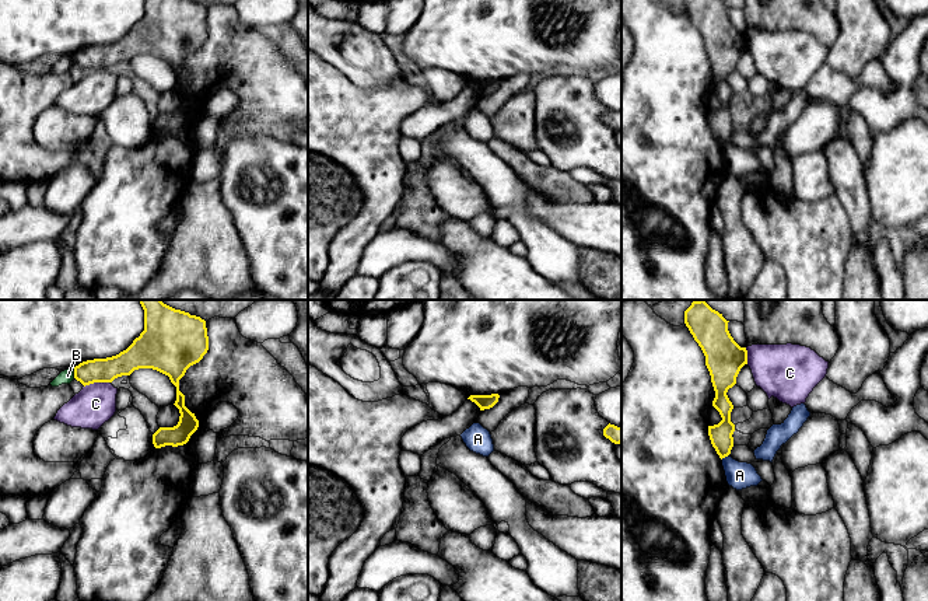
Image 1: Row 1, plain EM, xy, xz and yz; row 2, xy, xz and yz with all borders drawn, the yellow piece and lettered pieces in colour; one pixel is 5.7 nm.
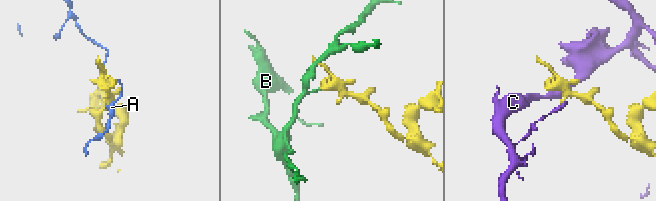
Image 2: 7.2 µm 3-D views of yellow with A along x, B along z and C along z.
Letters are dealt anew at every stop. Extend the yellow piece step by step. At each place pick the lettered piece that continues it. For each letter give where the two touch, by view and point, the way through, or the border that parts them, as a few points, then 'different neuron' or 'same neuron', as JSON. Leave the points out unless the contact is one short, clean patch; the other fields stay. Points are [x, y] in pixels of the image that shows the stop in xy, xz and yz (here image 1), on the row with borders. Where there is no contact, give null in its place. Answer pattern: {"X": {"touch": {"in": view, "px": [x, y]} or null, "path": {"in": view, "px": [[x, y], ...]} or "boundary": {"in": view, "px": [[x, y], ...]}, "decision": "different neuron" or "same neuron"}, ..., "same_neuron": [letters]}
{"A": {"touch": {"in": "yz", "px": [724, 457]}, "boundary": {"in": "yz", "px": [[728, 454], [721, 458]]}, "decision": "different neuron"}, "B": {"touch": {"in": "xy", "px": [74, 373]}, "boundary": {"in": "xy", "px": [[73, 367], [74, 377]]}, "decision": "different neuron"}, "C": {"touch": {"in": "xy", "px": [97, 381]}, "decision": "different neuron"}, "same_neuron": []}

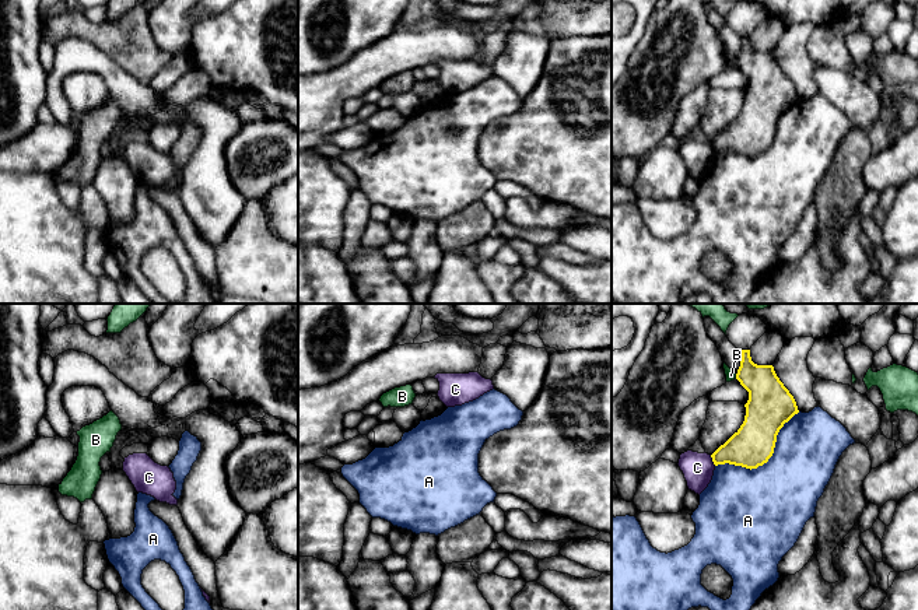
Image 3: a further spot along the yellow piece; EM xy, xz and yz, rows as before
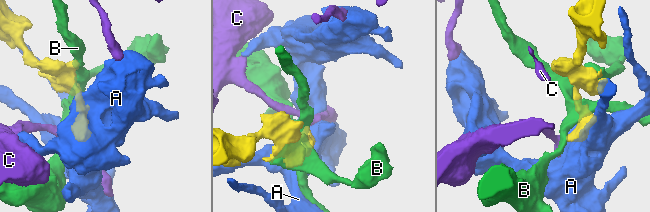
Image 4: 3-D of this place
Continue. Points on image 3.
{"A": {"touch": {"in": "yz", "px": [767, 460]}, "decision": "different neuron"}, "B": {"touch": {"in": "yz", "px": [736, 377]}, "decision": "different neuron"}, "C": {"touch": {"in": "yz", "px": [712, 460]}, "boundary": {"in": "yz", "px": [[710, 455], [715, 465]]}, "decision": "different neuron"}, "same_neuron": []}

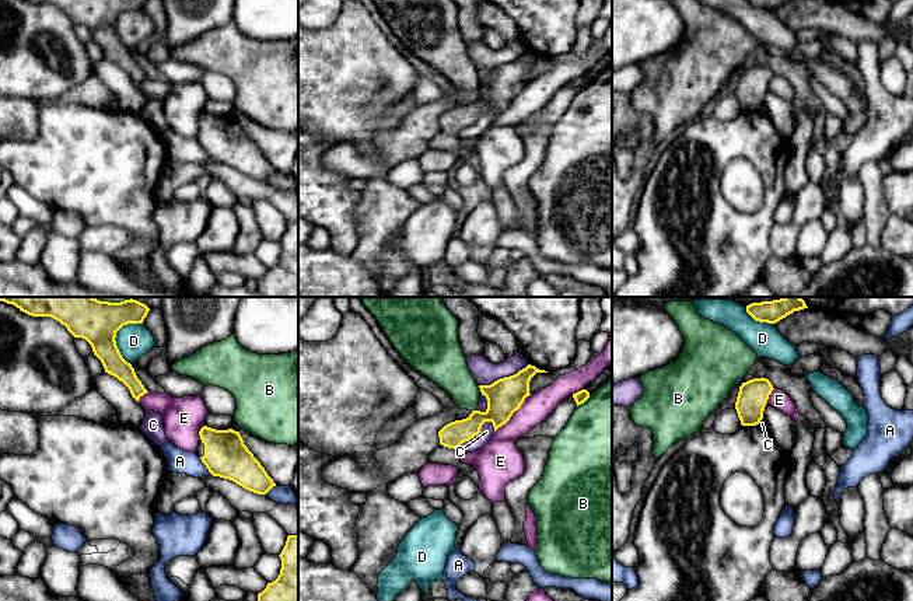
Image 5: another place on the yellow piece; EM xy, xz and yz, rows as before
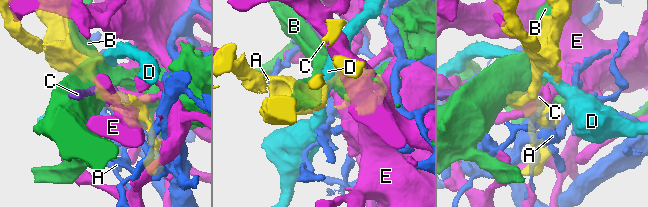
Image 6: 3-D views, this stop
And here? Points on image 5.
{"A": {"touch": {"in": "xy", "px": [206, 467]}, "decision": "different neuron"}, "B": {"touch": {"in": "xz", "px": [583, 402]}, "decision": "different neuron"}, "C": {"touch": {"in": "xz", "px": [476, 434]}, "decision": "different neuron"}, "D": {"touch": {"in": "xy", "px": [115, 336]}, "boundary": {"in": "xy", "px": [[142, 322], [128, 322], [116, 332], [115, 345], [130, 364]]}, "decision": "different neuron"}, "E": {"touch": {"in": "xz", "px": [513, 412]}, "decision": "different neuron"}, "same_neuron": []}

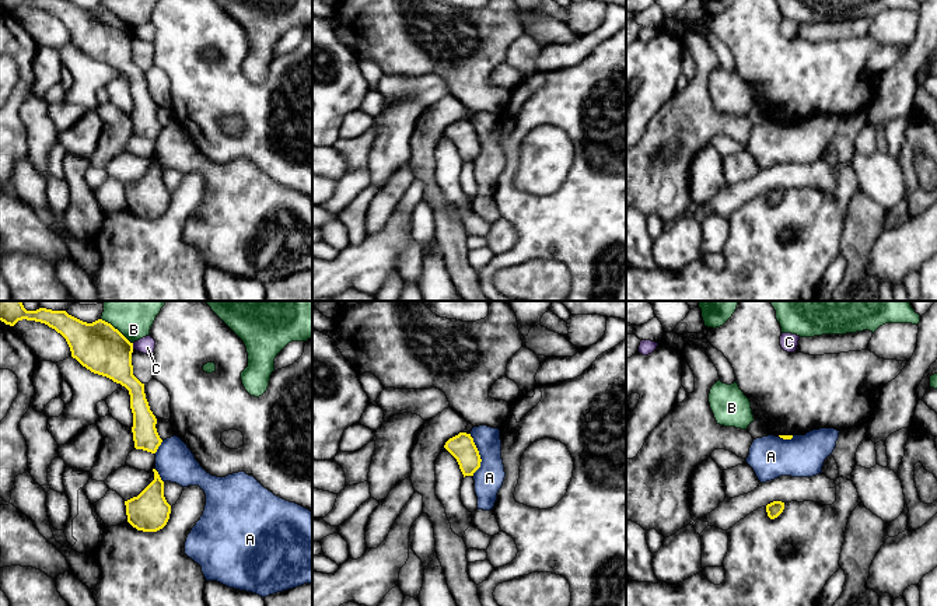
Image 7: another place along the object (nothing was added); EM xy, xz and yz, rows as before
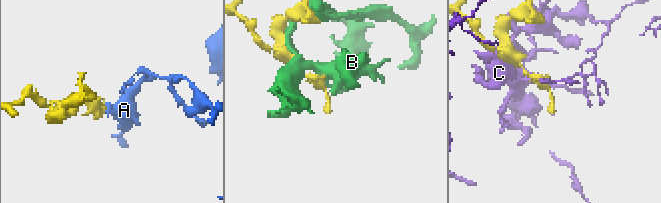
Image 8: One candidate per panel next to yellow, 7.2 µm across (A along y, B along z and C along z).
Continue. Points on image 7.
{"A": {"touch": {"in": "xz", "px": [479, 455]}, "boundary": {"in": "xz", "px": [[469, 434], [481, 459], [481, 466], [474, 475]]}, "decision": "different neuron"}, "B": {"touch": {"in": "xy", "px": [116, 329]}, "decision": "different neuron"}, "C": {"touch": {"in": "xy", "px": [132, 346]}, "decision": "same neuron"}, "same_neuron": ["C"]}

